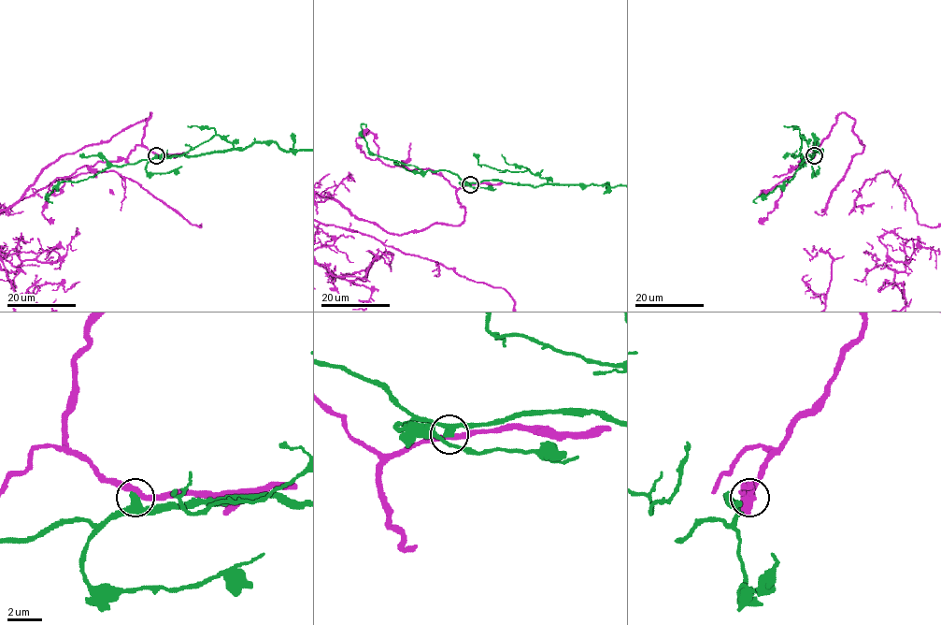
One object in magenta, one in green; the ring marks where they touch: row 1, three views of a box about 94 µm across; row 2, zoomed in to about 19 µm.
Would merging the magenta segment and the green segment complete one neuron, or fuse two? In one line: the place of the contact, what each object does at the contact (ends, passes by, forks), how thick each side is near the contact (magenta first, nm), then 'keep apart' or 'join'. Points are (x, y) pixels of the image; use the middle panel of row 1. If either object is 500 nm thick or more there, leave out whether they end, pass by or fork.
(470, 184) | magenta passes by | green passes by | 320/320 nm | keep apart

